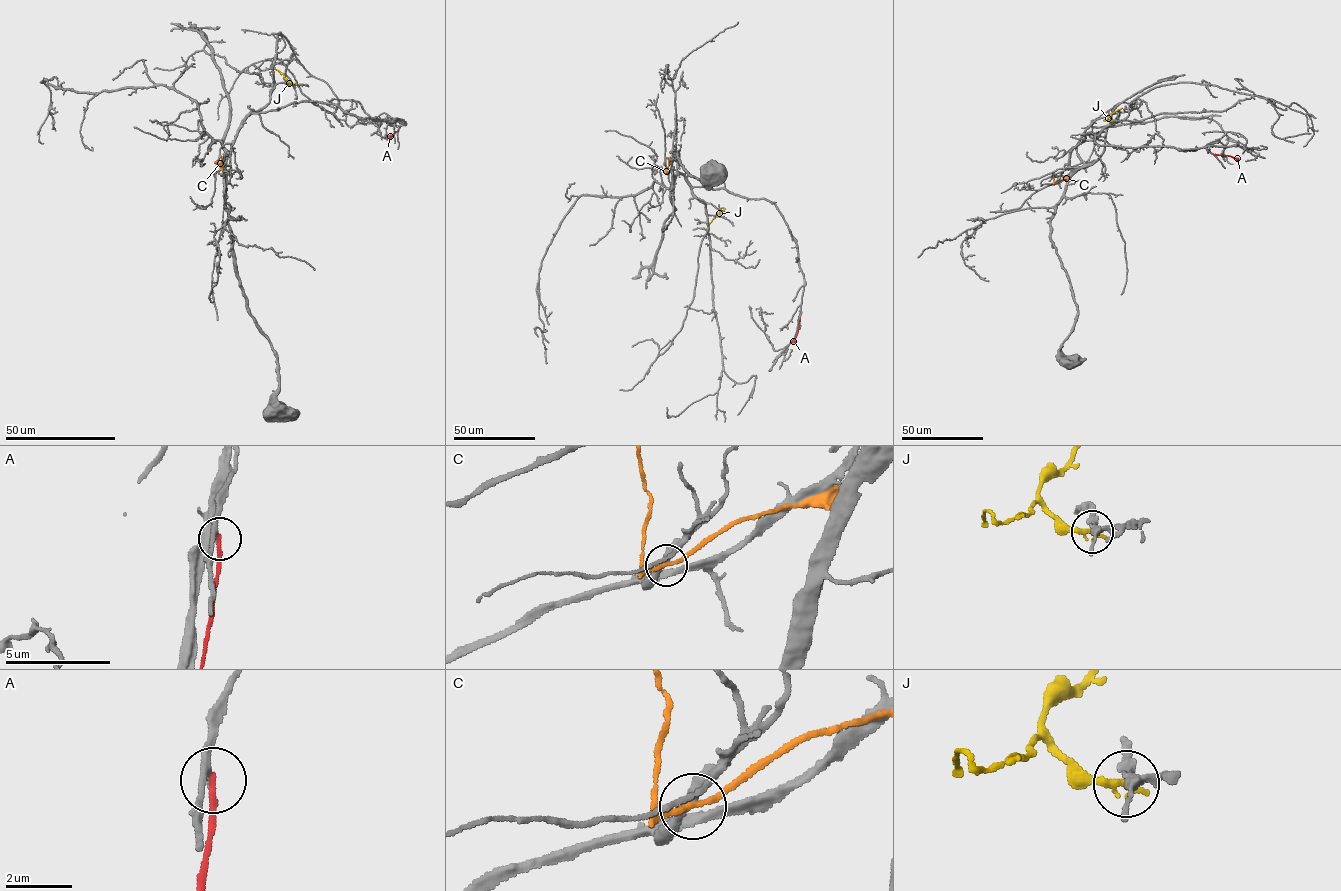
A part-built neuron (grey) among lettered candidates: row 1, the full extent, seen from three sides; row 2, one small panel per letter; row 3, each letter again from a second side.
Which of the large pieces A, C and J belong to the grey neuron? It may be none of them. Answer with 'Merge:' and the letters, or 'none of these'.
Merge: none of these

